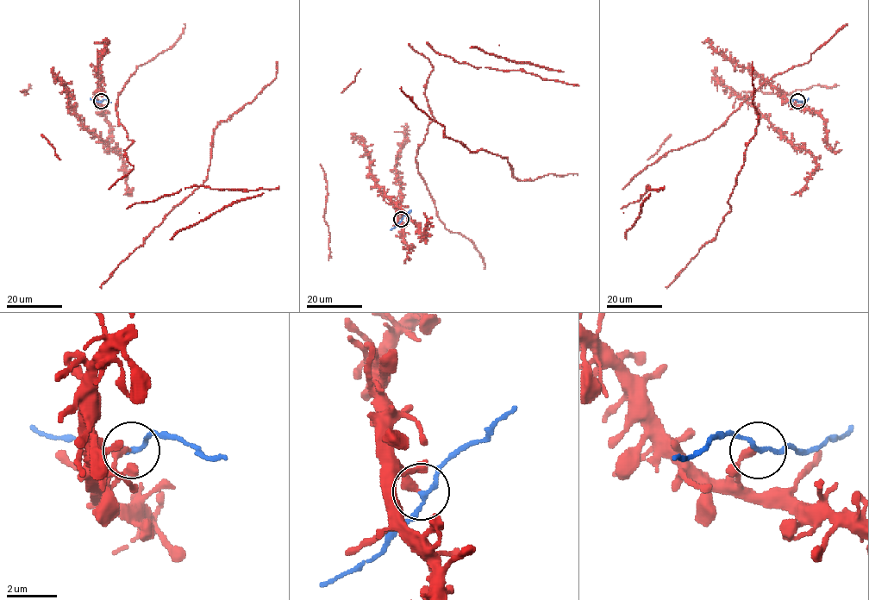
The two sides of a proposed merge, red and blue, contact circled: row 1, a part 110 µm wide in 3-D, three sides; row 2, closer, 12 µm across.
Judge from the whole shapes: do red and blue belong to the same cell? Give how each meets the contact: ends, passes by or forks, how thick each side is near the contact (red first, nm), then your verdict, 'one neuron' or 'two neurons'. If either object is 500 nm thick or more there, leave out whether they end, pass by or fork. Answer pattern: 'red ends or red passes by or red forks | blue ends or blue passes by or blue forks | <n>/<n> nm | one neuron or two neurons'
red ends | blue passes by | 340/150 nm | two neurons

